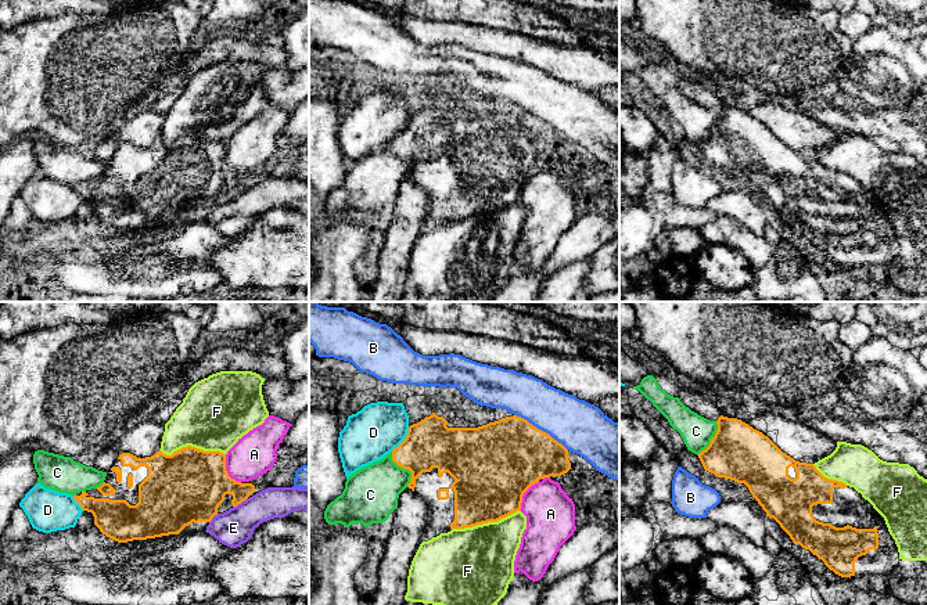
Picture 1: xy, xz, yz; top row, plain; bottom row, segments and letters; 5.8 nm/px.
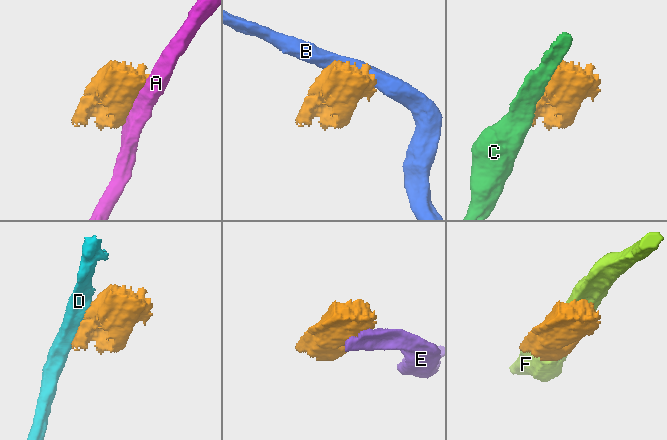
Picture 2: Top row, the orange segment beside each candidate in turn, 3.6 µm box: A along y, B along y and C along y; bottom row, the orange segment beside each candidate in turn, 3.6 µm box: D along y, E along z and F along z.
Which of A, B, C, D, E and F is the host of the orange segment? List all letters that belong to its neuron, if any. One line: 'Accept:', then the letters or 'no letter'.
Accept: no letter

